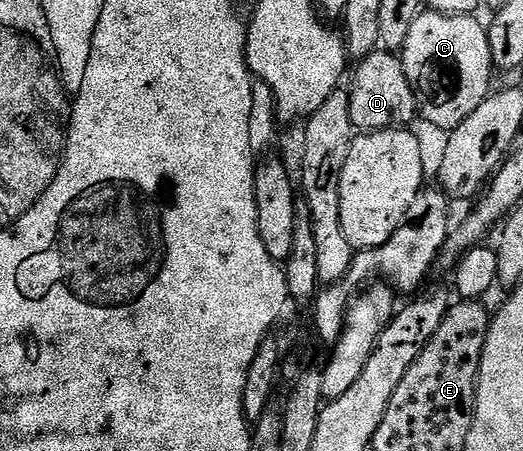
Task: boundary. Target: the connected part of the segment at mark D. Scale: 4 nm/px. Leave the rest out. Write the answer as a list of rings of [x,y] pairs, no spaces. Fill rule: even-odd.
[[[377,50],[371,52],[355,65],[356,77],[353,78],[353,88],[348,92],[348,105],[350,106],[350,118],[353,129],[364,132],[381,132],[383,128],[402,128],[411,125],[412,119],[417,119],[418,109],[414,90],[410,90],[410,82],[404,73],[404,67],[399,55],[395,52]]]

